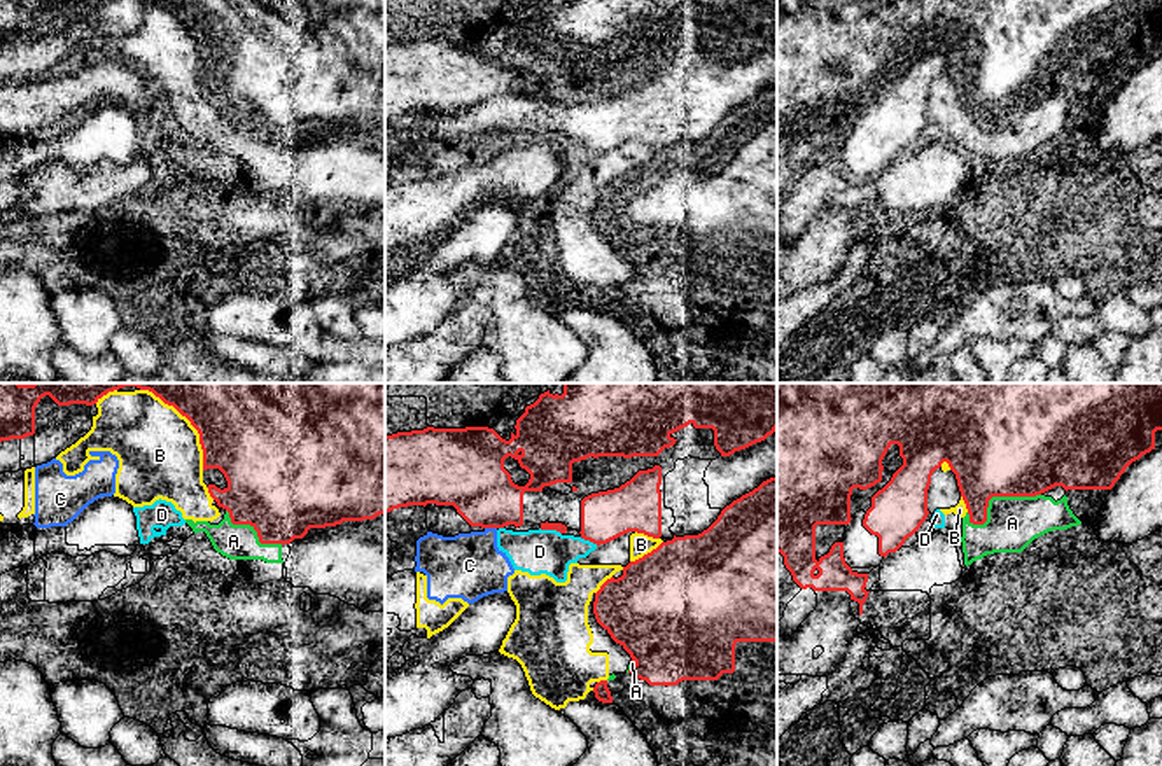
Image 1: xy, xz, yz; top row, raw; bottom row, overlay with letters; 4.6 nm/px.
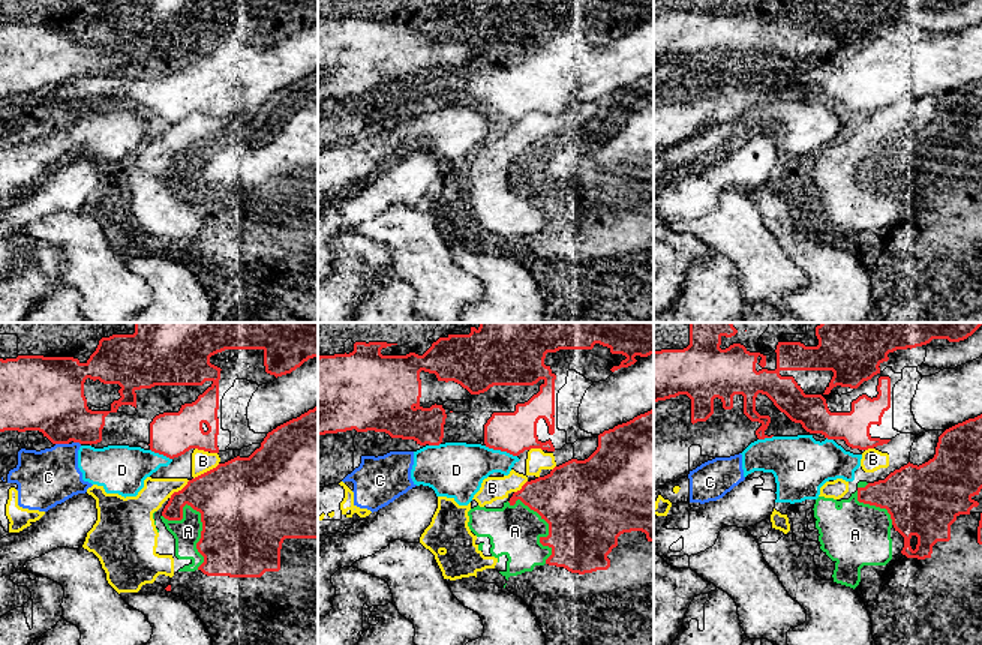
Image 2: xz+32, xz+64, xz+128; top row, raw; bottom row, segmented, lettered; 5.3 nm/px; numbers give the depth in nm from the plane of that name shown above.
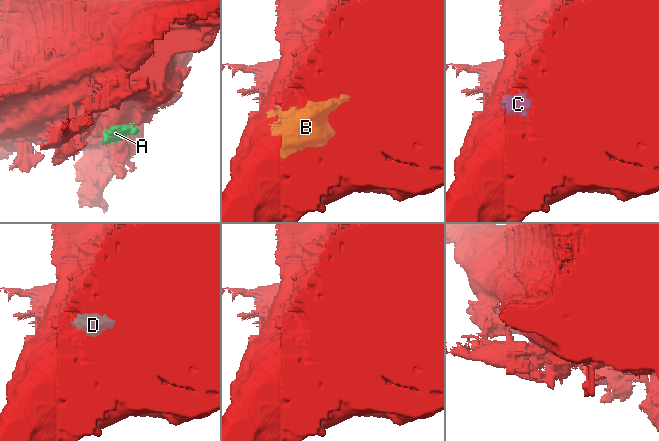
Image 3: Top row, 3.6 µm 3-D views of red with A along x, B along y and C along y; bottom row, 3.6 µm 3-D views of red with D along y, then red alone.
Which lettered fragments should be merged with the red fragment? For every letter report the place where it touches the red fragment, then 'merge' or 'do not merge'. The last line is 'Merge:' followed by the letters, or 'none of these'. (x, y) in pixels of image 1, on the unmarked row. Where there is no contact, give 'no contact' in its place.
A: contact yz (996, 104); do not merge
B: contact xy (193, 34); do not merge
C: contact xz (490, 135); do not merge
D: contact xz (550, 137); do not merge
Merge: none of these

